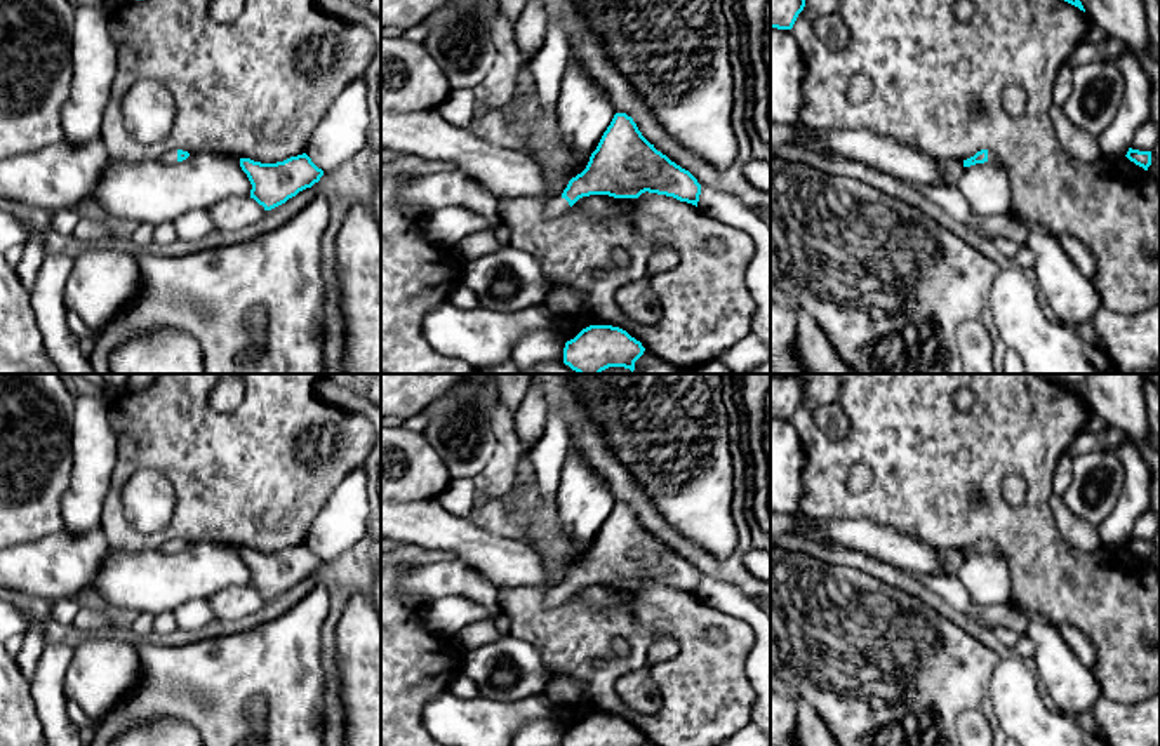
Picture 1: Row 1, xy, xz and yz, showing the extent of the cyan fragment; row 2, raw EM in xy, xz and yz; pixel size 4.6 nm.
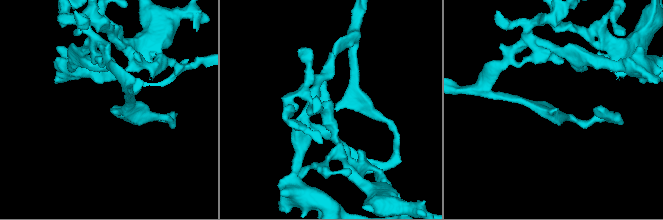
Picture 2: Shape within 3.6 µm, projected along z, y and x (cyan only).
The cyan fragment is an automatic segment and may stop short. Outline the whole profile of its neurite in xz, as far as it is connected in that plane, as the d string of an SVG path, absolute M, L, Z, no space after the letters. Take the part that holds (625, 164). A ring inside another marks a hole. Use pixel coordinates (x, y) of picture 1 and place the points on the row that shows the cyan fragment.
M616 113L610 125L603 132L597 150L591 153L586 169L572 177L557 198L551 198L544 209L546 217L563 216L579 198L590 195L609 195L614 198L638 198L642 193L657 193L673 196L697 207L701 184L697 179L666 155L650 144L637 123L626 113Z

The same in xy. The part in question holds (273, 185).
M306 153L277 163L240 158L240 167L252 184L250 198L263 205L264 210L285 203L299 191L311 188L323 176L323 170Z

